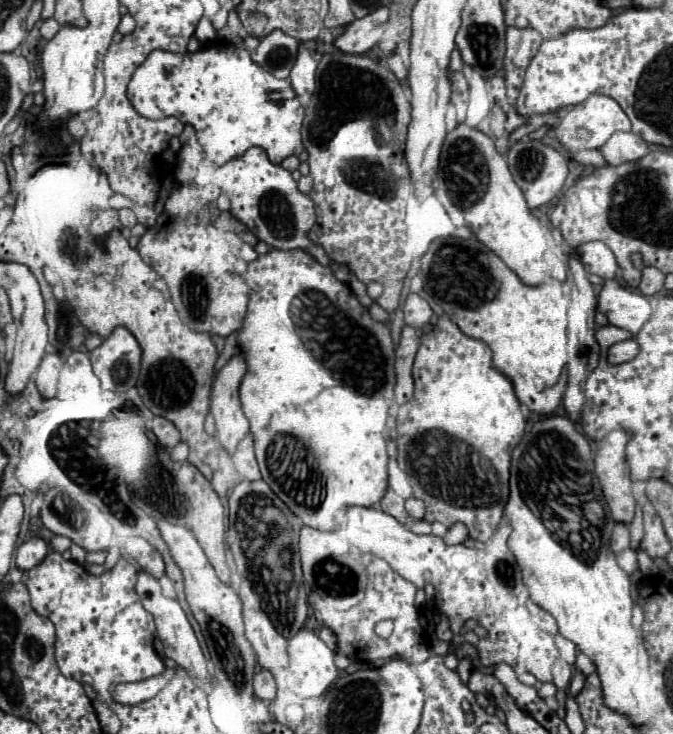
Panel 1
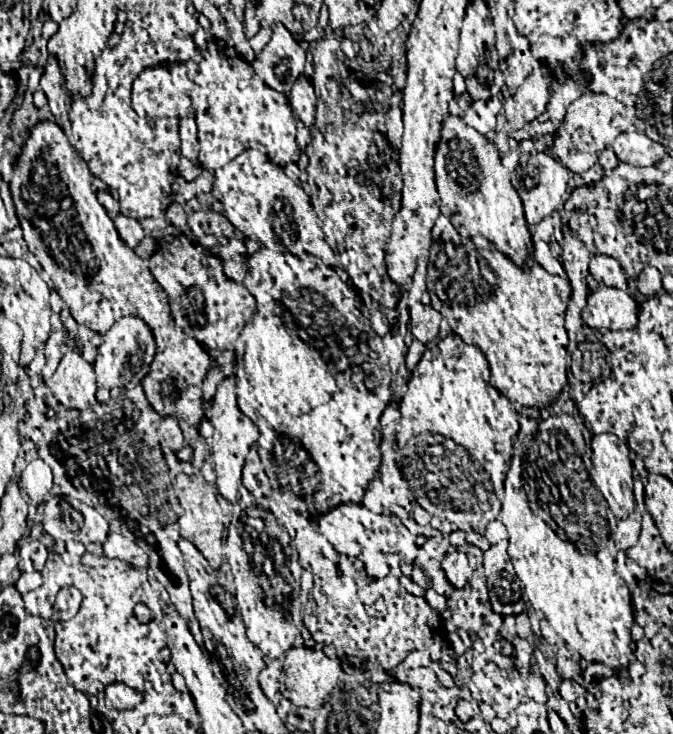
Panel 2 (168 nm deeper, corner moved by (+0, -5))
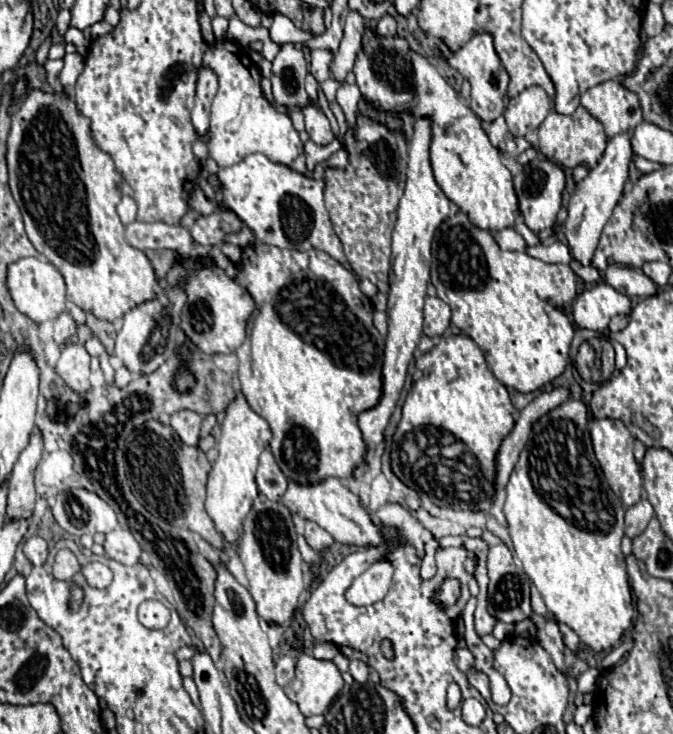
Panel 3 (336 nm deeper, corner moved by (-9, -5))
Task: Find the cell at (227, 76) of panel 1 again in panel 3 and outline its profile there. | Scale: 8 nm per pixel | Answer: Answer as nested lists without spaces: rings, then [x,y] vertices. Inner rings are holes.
[[[214,42],[208,46],[204,54],[206,68],[214,70],[218,76],[218,92],[212,102],[210,114],[210,140],[208,140],[208,156],[220,166],[238,164],[248,154],[260,152],[266,154],[272,162],[290,166],[296,156],[304,154],[304,144],[288,114],[278,112],[262,94],[260,88],[260,72],[254,64],[246,64],[238,54],[230,52],[222,42]]]

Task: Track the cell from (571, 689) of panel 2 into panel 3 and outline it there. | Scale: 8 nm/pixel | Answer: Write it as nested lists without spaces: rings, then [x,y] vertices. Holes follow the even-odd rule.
[[[590,668],[586,670],[584,674],[578,676],[578,692],[580,694],[588,694],[588,692],[594,692],[596,690],[596,680],[598,680],[600,672],[596,668]]]

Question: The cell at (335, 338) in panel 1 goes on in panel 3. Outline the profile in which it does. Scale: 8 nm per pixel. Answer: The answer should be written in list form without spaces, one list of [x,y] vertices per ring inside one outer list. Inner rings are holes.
[[[254,242],[252,246],[246,246],[242,250],[240,266],[242,266],[242,272],[236,276],[236,282],[240,286],[244,286],[252,294],[252,298],[254,298],[254,302],[258,306],[258,314],[252,318],[252,332],[250,332],[250,344],[252,344],[250,368],[252,368],[252,374],[250,374],[250,378],[242,380],[242,394],[246,396],[250,408],[270,424],[270,428],[272,428],[270,450],[272,450],[280,470],[284,472],[284,476],[290,482],[304,484],[304,486],[320,484],[326,478],[352,478],[354,470],[364,464],[364,456],[366,456],[366,450],[368,450],[366,442],[364,442],[364,436],[362,436],[362,432],[358,428],[358,414],[378,406],[378,402],[382,398],[384,338],[380,336],[380,332],[372,324],[372,304],[360,292],[356,274],[346,270],[342,264],[338,264],[326,252],[320,252],[320,250],[298,252],[298,250],[282,250],[282,248],[276,248],[276,246],[262,244],[262,242]]]

